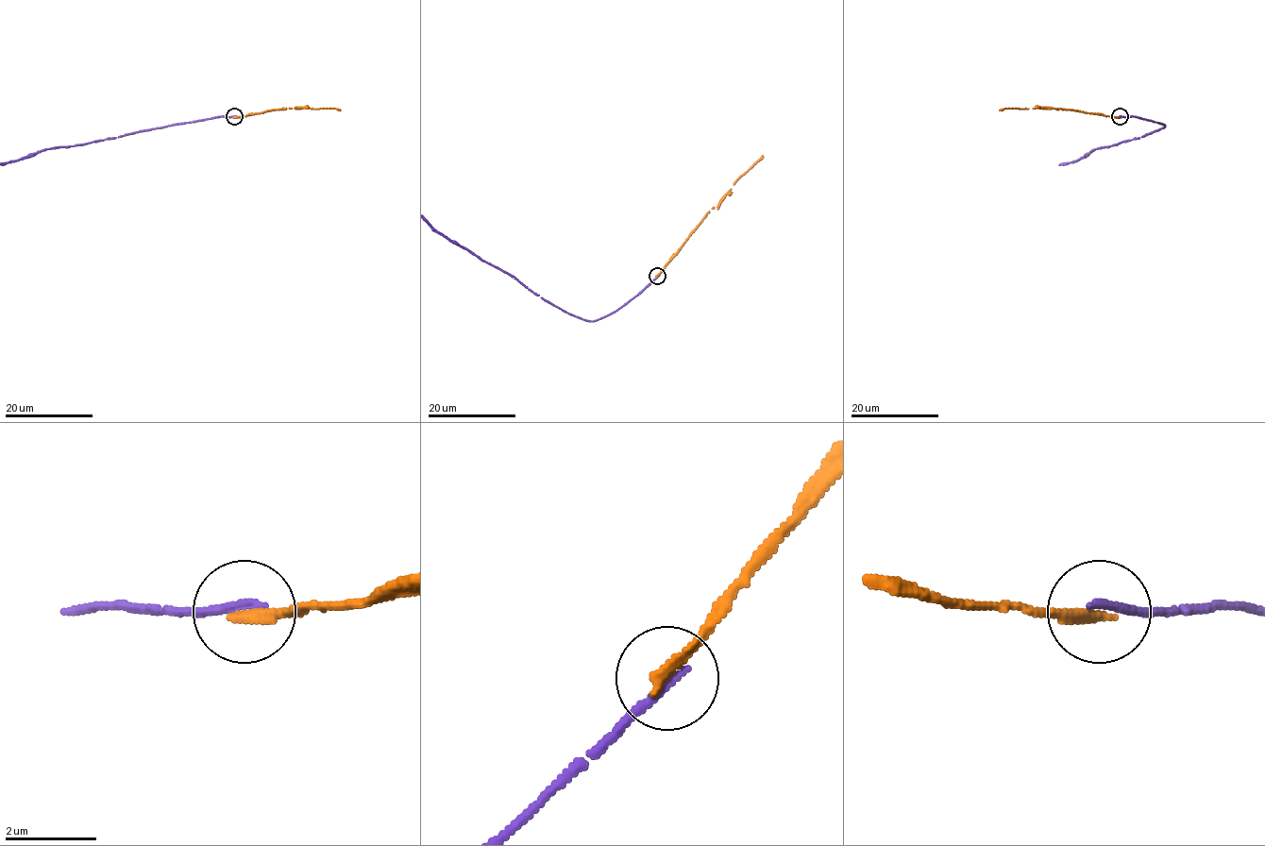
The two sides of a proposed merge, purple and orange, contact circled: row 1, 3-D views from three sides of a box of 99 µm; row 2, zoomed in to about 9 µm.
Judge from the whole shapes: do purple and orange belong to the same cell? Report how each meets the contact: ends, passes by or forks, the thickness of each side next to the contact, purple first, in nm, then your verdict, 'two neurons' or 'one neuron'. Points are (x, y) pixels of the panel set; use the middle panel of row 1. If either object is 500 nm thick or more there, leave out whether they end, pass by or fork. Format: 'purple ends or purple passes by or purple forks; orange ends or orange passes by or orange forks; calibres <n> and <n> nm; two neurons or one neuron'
purple ends; orange ends; calibres 200 and 240 nm; two neurons

